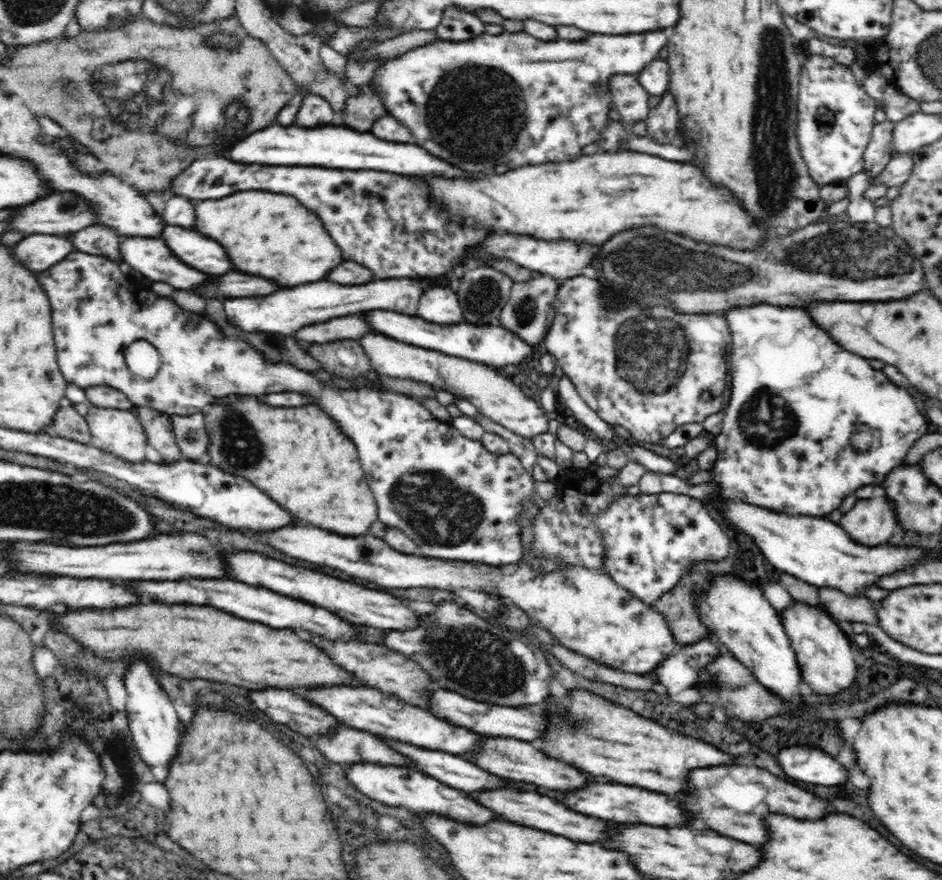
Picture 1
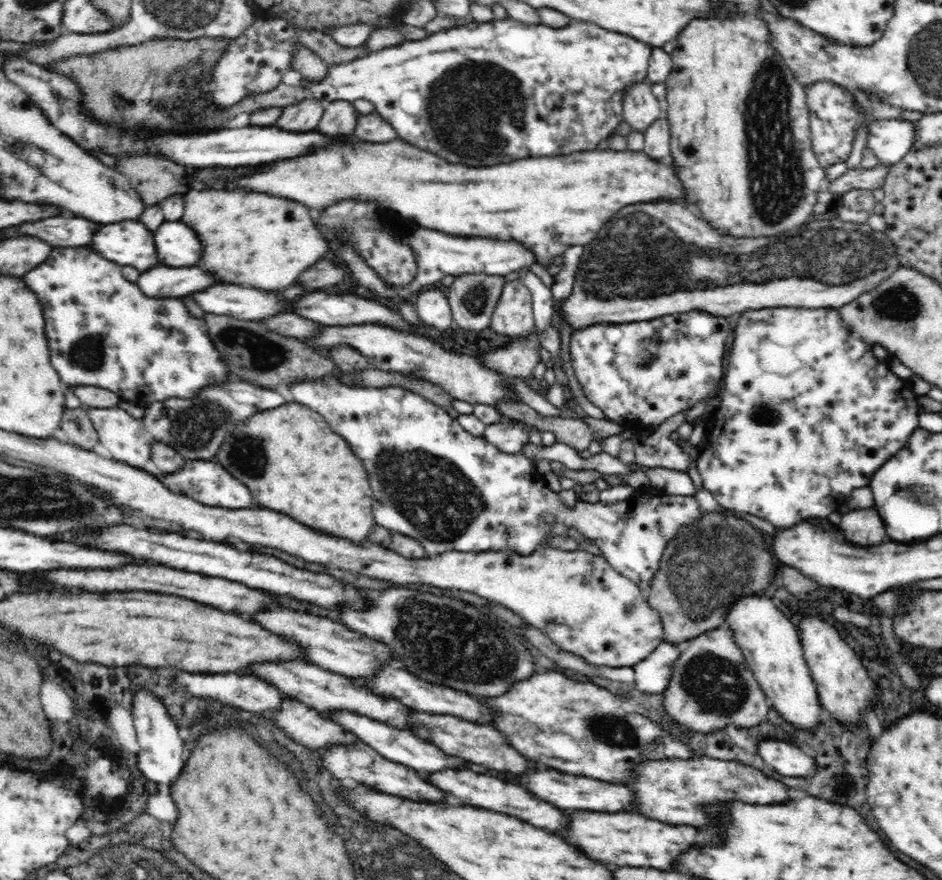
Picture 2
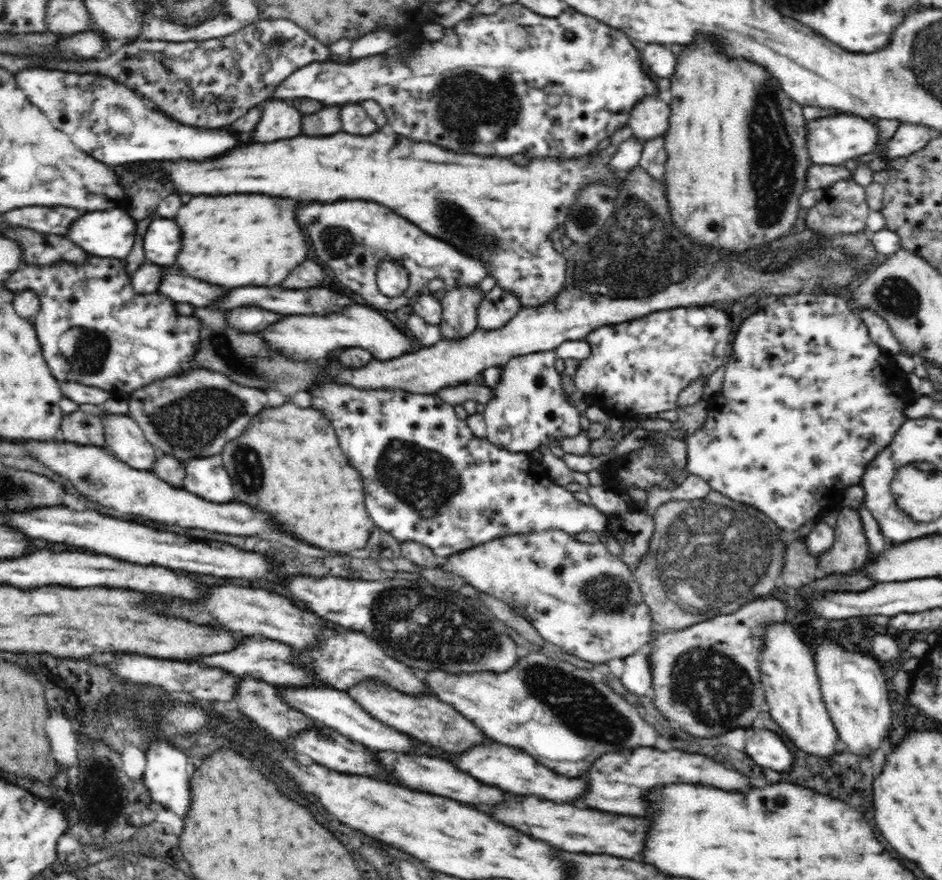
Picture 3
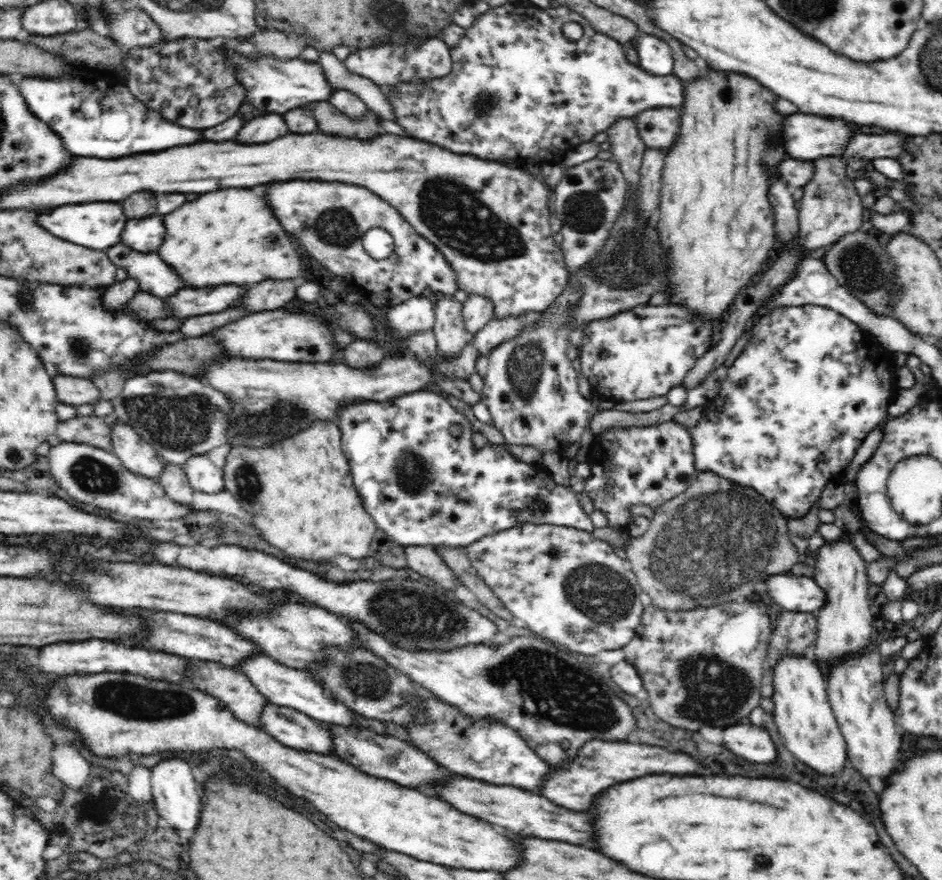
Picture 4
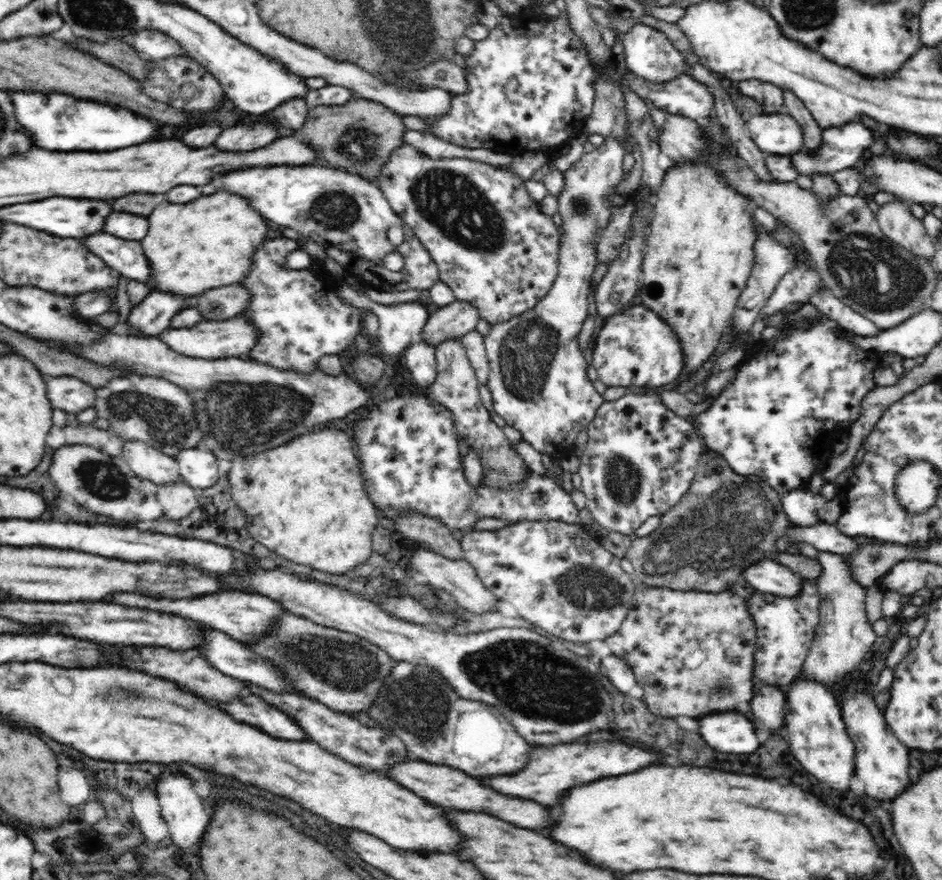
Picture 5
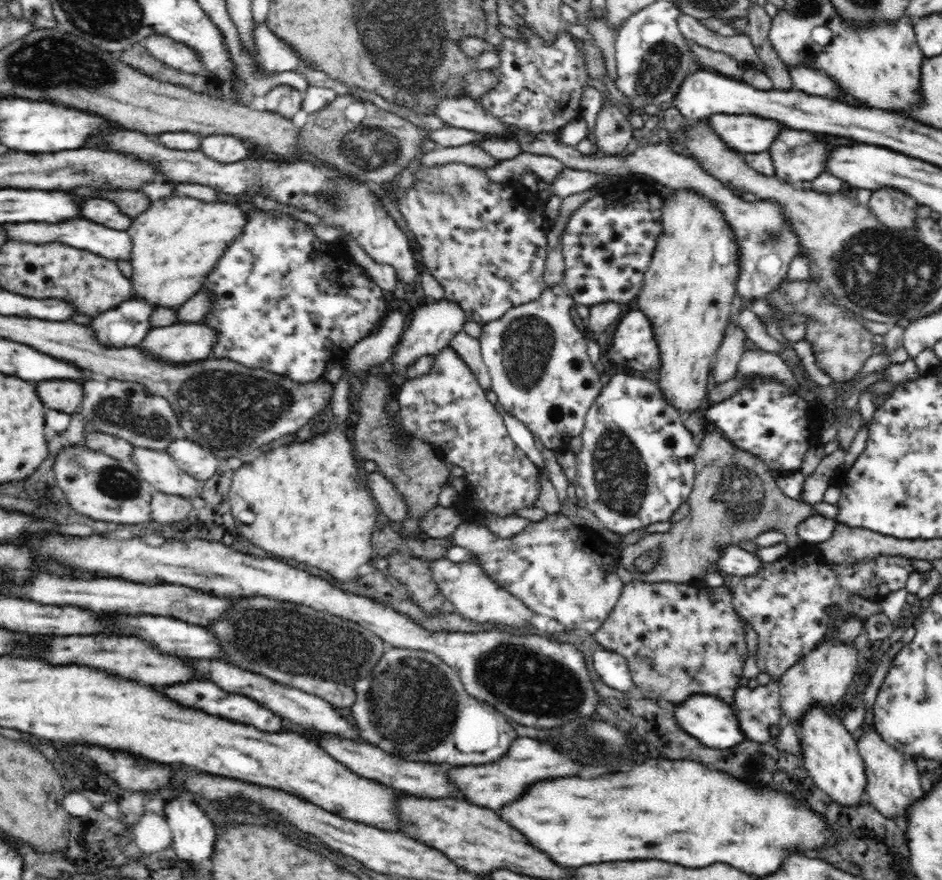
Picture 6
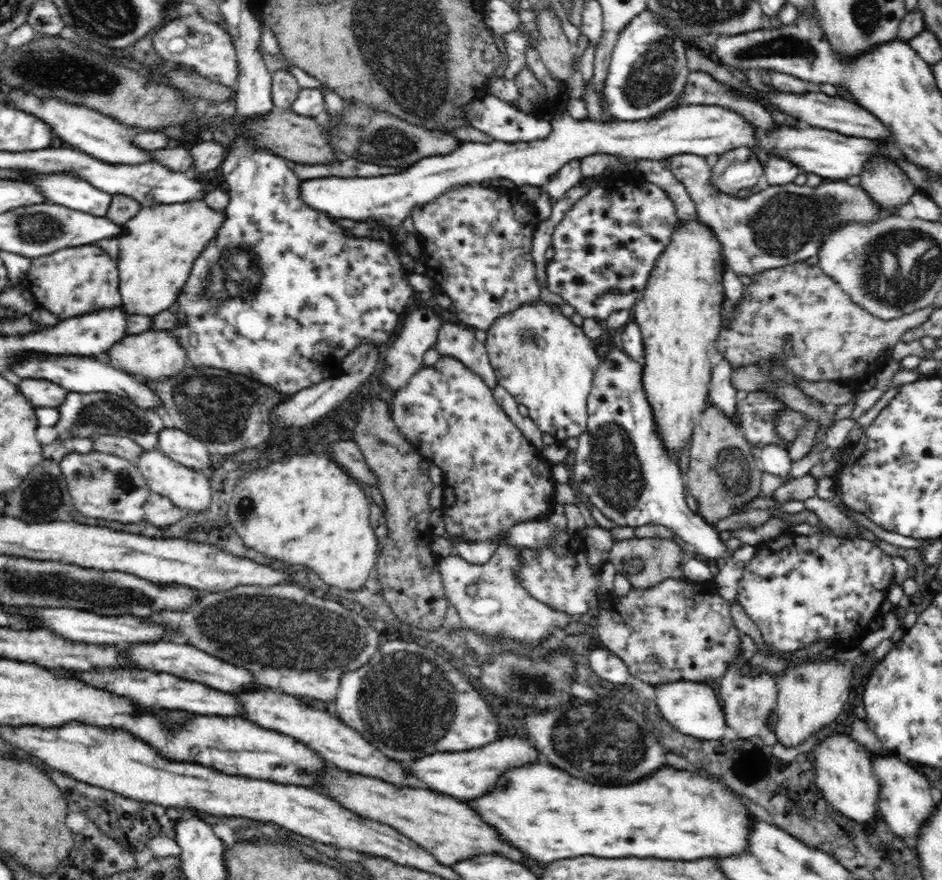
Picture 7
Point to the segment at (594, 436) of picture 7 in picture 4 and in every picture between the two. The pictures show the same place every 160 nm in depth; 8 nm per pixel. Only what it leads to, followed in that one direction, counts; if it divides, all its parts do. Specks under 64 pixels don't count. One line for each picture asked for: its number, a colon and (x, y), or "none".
4: (655, 463)
5: (640, 458)
6: (636, 464)

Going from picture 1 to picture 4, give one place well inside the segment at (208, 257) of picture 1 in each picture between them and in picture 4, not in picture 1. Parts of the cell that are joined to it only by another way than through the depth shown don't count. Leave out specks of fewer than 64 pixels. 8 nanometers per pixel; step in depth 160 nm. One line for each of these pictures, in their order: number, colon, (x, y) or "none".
2: (175, 244)
3: (162, 241)
4: (146, 235)

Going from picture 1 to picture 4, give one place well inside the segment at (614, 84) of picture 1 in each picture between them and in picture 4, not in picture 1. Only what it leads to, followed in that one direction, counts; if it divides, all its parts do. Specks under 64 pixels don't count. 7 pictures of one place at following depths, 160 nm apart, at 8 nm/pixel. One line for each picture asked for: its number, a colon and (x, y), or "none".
2: (640, 107)
3: (649, 118)
4: (658, 127)

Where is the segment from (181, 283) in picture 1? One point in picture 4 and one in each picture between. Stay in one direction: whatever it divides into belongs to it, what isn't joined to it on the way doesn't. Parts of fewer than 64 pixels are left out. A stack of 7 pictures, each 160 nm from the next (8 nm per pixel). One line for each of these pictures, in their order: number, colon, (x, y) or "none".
2: (130, 243)
3: (111, 234)
4: (98, 225)

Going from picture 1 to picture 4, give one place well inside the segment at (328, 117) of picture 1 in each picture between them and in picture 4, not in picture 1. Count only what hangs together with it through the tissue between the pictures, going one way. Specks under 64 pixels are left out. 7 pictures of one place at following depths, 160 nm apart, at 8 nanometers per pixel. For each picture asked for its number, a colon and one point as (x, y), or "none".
2: (302, 117)
3: (280, 120)
4: (263, 128)

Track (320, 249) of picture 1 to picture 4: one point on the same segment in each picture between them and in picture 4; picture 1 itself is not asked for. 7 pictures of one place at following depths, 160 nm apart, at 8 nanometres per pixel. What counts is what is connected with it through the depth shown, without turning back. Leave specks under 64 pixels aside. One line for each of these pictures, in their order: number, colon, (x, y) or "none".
2: (252, 238)
3: (243, 239)
4: (227, 237)

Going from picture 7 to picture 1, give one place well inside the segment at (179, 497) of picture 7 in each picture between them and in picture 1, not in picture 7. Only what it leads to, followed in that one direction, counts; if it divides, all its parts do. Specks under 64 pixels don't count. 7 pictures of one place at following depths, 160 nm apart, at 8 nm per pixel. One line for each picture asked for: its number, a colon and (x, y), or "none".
1: (120, 433)
2: (125, 437)
3: (124, 438)
4: (137, 455)
5: (148, 463)
6: (158, 468)

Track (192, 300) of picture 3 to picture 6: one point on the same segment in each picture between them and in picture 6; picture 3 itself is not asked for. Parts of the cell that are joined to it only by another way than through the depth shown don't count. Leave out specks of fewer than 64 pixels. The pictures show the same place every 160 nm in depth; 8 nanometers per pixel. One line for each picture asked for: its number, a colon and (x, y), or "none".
4: (154, 276)
5: (126, 256)
6: (108, 243)

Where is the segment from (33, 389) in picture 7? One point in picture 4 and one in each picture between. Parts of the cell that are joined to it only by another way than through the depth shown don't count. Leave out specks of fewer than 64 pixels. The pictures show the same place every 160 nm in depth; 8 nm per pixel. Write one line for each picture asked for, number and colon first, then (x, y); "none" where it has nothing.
4: (73, 391)
5: (70, 394)
6: (66, 396)

